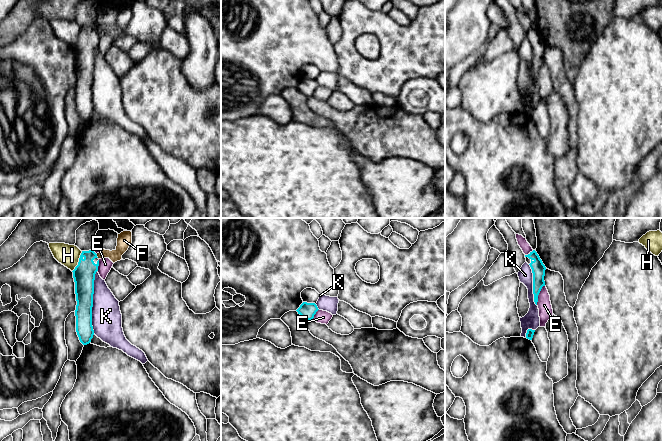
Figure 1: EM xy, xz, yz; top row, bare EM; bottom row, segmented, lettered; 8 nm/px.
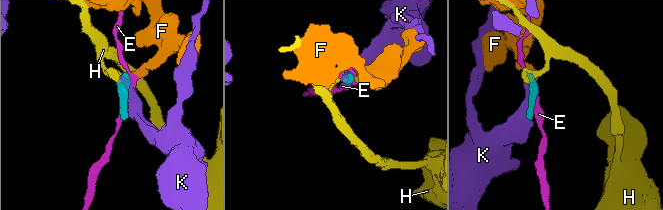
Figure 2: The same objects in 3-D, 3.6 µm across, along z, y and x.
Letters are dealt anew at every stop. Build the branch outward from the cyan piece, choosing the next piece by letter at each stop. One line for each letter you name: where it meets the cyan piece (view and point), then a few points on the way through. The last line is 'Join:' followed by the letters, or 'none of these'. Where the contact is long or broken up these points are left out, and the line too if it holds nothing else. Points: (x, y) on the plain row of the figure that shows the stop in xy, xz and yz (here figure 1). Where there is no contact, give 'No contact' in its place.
Join: none of these

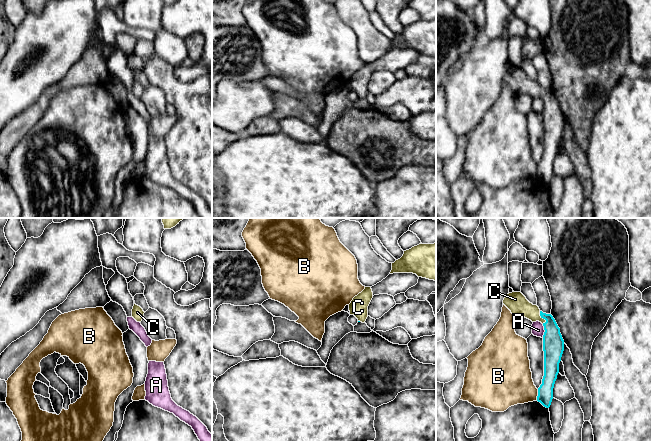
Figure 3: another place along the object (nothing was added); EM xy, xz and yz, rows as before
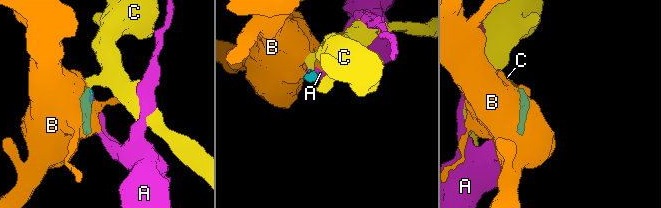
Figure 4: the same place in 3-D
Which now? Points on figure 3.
C: Touches cyan at yz (542, 93). Path across: yz (553, 120), (551, 103), (542, 93), (522, 84), (516, 78)
Join: C

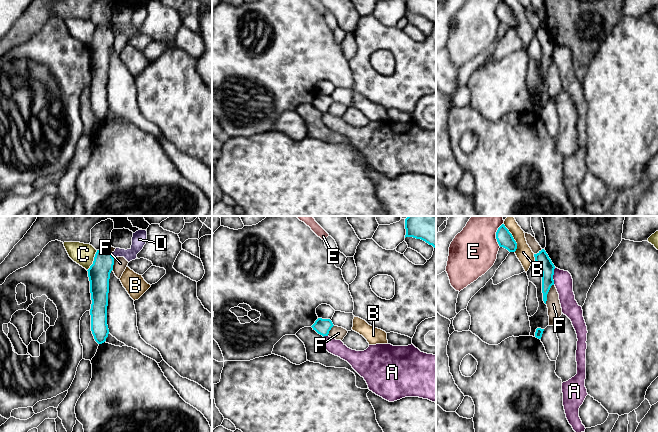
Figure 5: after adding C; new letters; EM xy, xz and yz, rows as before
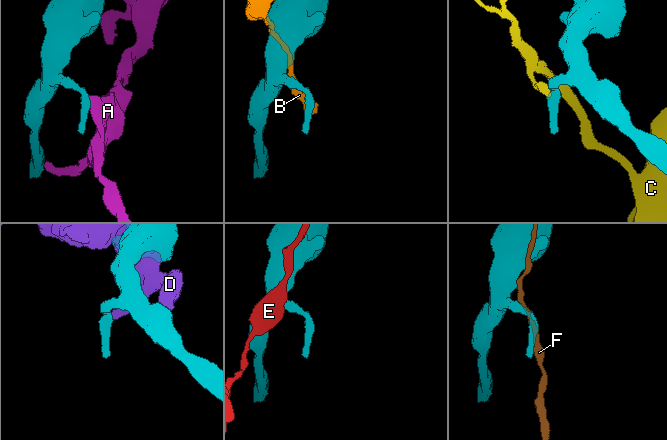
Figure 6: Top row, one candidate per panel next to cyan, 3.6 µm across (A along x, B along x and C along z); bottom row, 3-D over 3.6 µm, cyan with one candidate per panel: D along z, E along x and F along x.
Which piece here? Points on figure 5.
Join: none of these

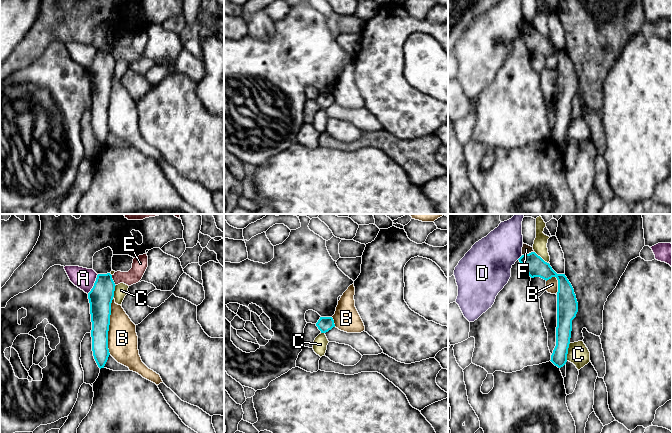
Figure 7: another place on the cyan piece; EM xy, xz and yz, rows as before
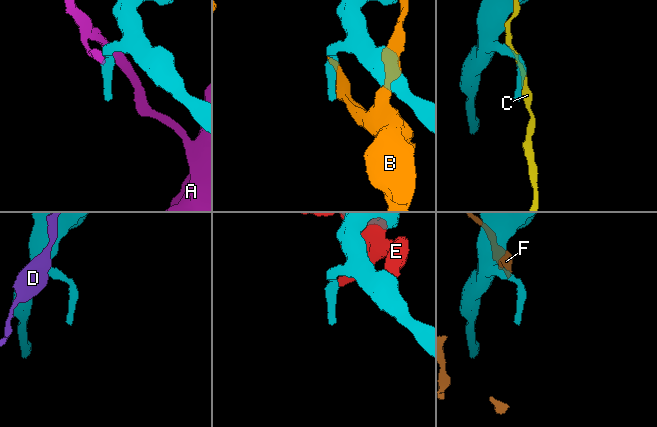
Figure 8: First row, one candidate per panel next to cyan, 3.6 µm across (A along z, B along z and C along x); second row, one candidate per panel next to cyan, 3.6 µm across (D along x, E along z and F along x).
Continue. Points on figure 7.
Join: none of these

